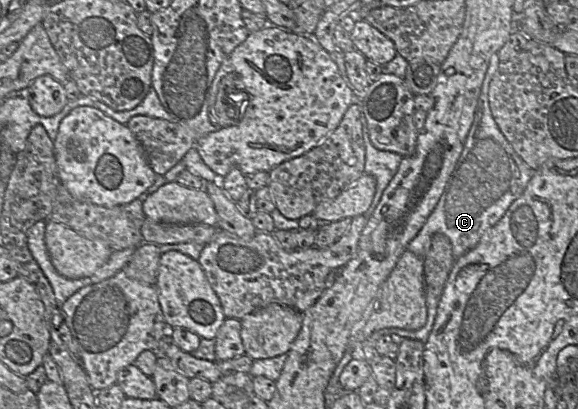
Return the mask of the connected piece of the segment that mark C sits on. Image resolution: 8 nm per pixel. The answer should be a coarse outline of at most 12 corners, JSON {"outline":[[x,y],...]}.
{"outline":[[490,59],[457,166],[408,250],[431,236],[454,259],[473,249],[535,172],[515,152],[487,95]]}

